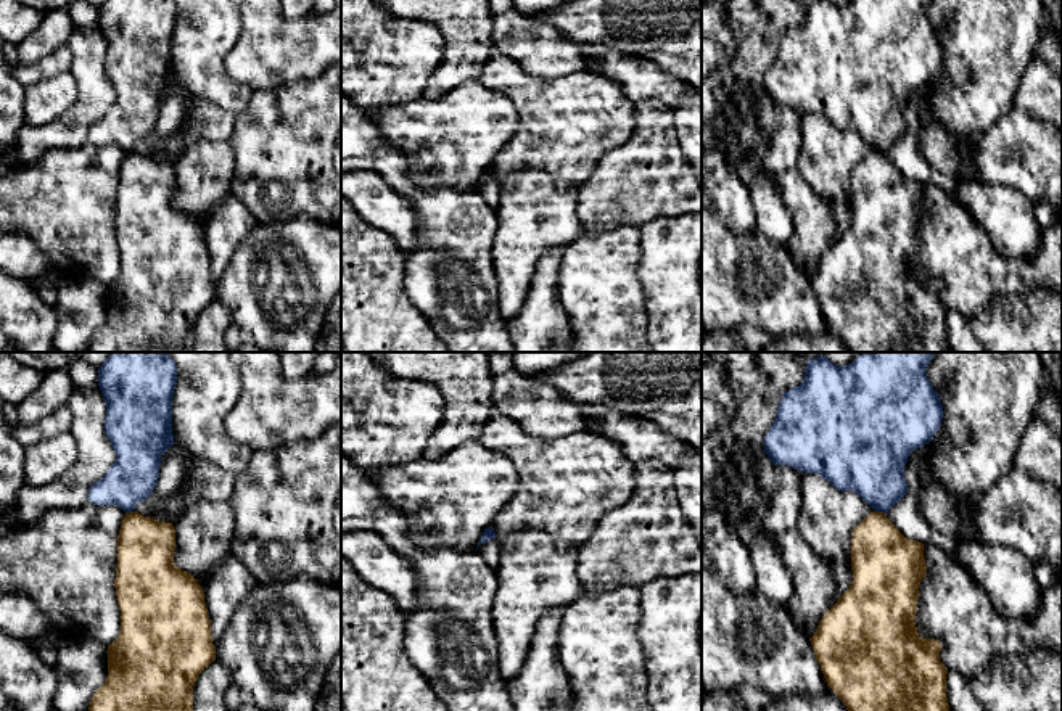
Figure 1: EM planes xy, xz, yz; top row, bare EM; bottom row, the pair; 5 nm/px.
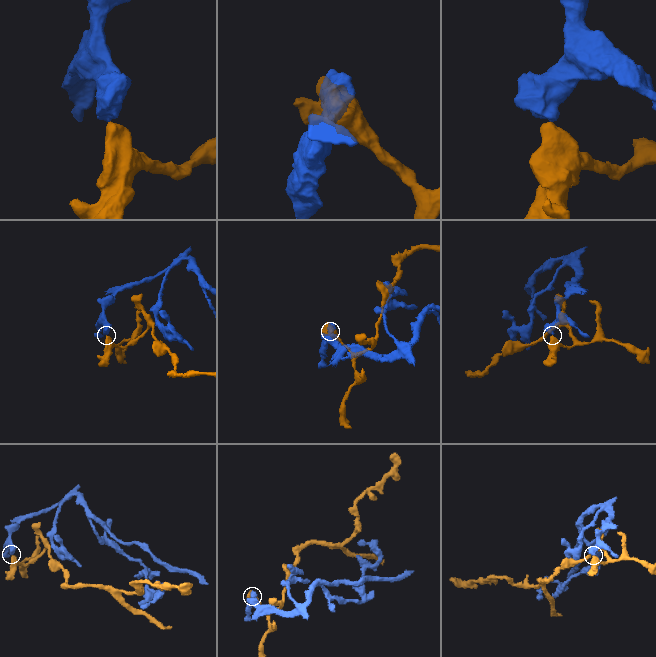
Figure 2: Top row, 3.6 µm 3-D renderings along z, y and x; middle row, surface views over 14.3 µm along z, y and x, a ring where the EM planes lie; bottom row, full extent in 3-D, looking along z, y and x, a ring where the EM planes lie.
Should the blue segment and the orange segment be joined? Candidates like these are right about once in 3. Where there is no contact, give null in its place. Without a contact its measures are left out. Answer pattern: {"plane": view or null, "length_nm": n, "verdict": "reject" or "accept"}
{"plane": "yz", "length_nm": 50, "verdict": "reject"}

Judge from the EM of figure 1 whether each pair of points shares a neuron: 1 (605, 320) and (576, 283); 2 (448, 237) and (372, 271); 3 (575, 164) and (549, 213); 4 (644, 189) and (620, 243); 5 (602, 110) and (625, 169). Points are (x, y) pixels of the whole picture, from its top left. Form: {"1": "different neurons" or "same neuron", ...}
{"1": "same neuron", "2": "different neurons", "3": "different neurons", "4": "different neurons", "5": "different neurons"}

